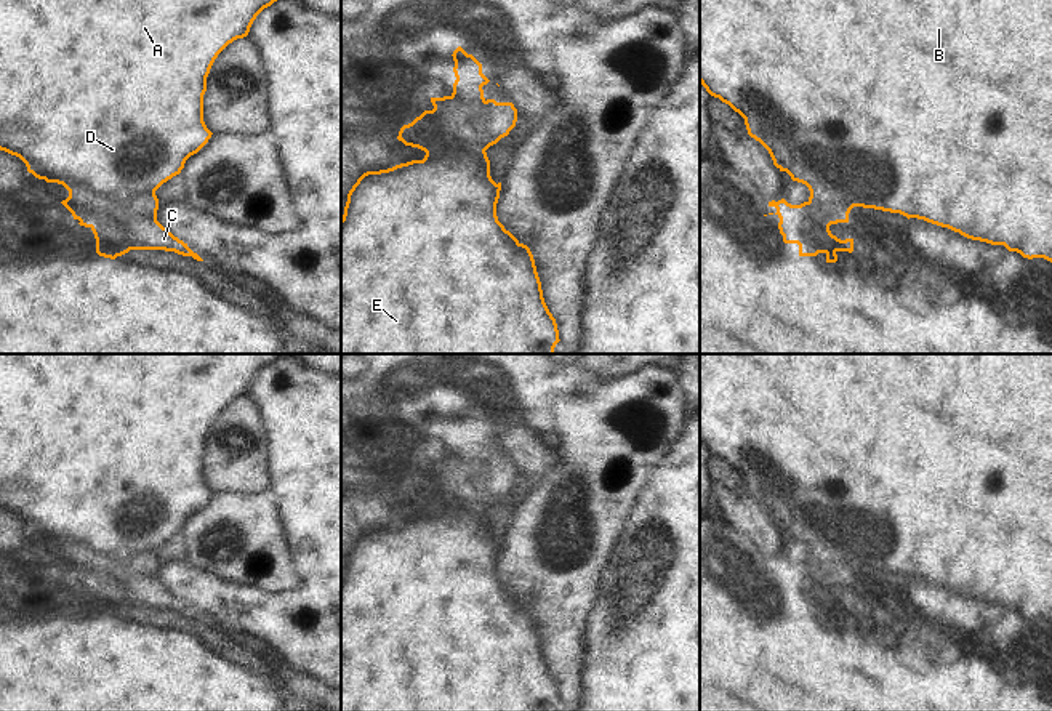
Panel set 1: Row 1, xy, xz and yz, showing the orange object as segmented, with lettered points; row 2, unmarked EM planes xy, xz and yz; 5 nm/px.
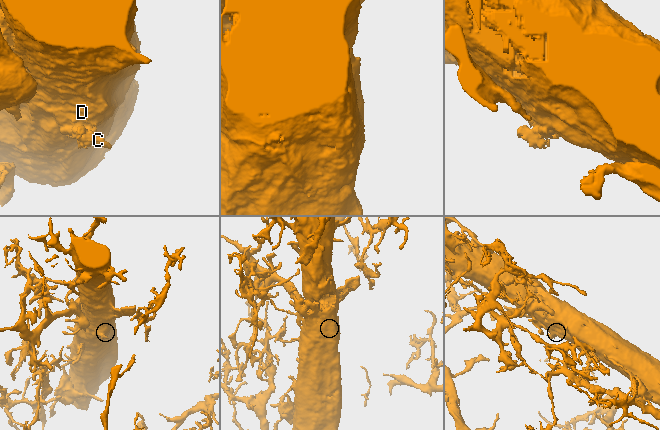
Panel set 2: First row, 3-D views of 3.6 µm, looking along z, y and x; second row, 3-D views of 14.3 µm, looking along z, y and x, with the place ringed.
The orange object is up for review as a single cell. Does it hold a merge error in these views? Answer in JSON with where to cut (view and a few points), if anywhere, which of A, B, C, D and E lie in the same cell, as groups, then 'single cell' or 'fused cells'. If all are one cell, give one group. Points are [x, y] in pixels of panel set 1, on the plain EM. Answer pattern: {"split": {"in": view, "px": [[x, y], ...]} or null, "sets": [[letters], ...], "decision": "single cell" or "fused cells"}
{"split": {"in": "xz", "px": [[450, 455], [469, 468], [455, 492], [468, 502]]}, "sets": [["A", "B", "D", "E"], ["C"]], "decision": "fused cells"}

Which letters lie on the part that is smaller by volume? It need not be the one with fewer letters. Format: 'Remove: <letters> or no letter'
Remove: C

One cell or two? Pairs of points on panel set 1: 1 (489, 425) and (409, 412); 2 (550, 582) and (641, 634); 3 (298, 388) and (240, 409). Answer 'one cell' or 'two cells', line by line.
1: one cell
2: two cells
3: two cells

